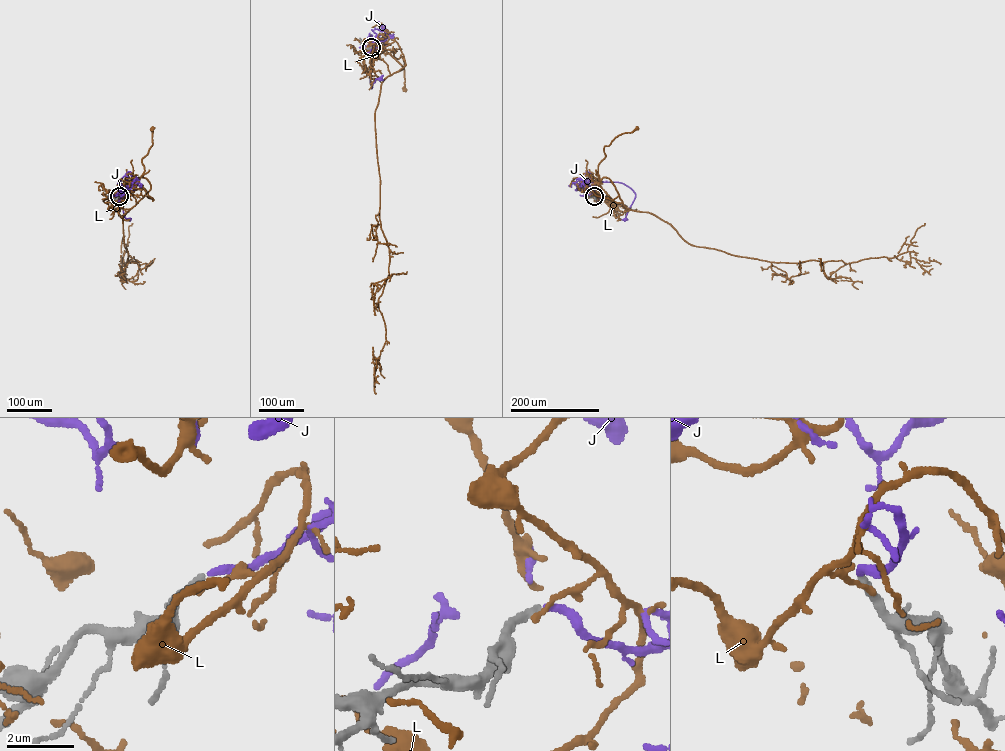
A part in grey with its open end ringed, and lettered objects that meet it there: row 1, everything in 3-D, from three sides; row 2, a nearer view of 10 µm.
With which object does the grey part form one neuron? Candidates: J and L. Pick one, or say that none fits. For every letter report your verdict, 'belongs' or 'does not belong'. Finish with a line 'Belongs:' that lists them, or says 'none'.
J: belongs
L: does not belong
Belongs: J

